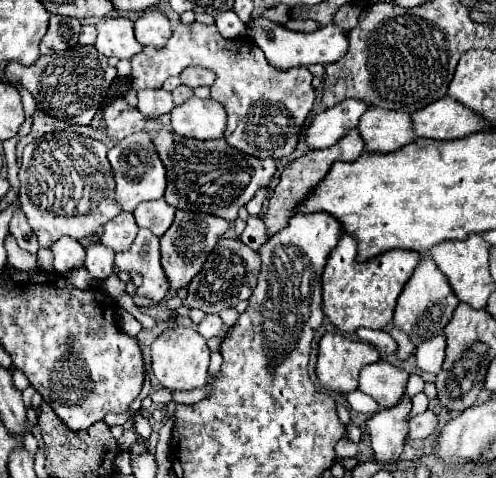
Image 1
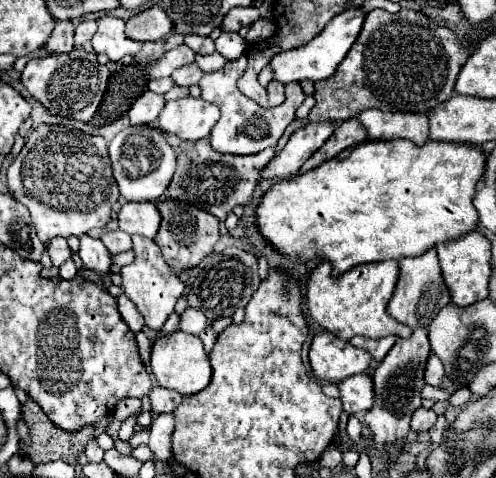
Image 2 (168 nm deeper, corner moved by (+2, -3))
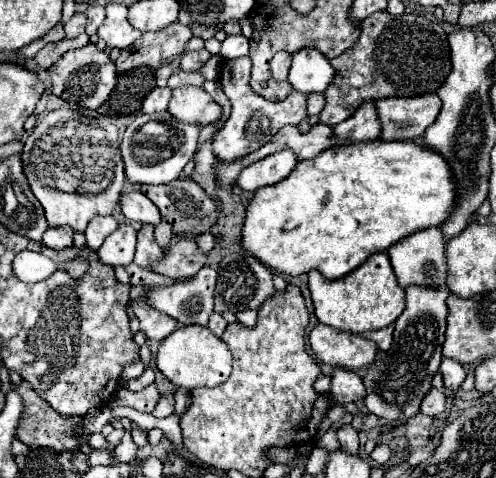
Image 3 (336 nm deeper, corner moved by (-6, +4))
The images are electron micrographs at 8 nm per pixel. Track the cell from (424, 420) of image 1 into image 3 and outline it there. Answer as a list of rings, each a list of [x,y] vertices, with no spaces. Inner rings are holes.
[[[430,388],[428,396],[424,396],[424,400],[420,404],[420,412],[426,414],[426,416],[436,416],[436,414],[444,412],[444,402],[446,402],[444,392],[440,392],[436,388]]]

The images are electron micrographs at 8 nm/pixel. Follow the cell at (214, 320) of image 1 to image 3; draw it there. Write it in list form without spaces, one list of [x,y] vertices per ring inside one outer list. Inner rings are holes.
[[[204,266],[198,274],[194,274],[190,280],[184,282],[174,282],[170,286],[132,286],[130,288],[130,300],[136,302],[140,298],[146,296],[148,306],[156,308],[158,312],[172,316],[180,326],[188,326],[188,324],[208,324],[208,316],[214,310],[214,288],[216,288],[216,270]]]

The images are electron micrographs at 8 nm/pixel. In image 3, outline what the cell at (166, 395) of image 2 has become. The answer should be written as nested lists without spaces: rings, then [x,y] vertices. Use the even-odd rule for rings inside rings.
[[[162,394],[158,406],[154,408],[154,416],[162,418],[162,416],[170,416],[174,412],[174,394]]]

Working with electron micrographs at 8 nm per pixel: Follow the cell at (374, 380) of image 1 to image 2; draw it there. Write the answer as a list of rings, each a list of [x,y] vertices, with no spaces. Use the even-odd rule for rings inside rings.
[[[368,373],[352,375],[352,377],[344,379],[338,387],[342,393],[340,399],[344,405],[344,411],[348,415],[358,413],[358,411],[368,411],[376,399],[376,395],[372,391],[372,375],[368,375]]]

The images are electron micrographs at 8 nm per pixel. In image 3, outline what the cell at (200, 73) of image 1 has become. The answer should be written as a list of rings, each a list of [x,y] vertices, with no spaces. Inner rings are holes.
[[[206,48],[186,52],[186,54],[180,58],[180,68],[186,70],[186,72],[196,72],[196,70],[200,70],[200,68],[206,64],[208,58],[210,58],[210,52],[208,52]]]

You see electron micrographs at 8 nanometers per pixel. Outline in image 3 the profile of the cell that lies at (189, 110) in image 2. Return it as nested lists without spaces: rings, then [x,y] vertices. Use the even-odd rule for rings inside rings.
[[[180,86],[172,90],[172,100],[168,112],[182,122],[198,122],[202,126],[218,120],[222,108],[212,100],[212,96],[200,86]]]

